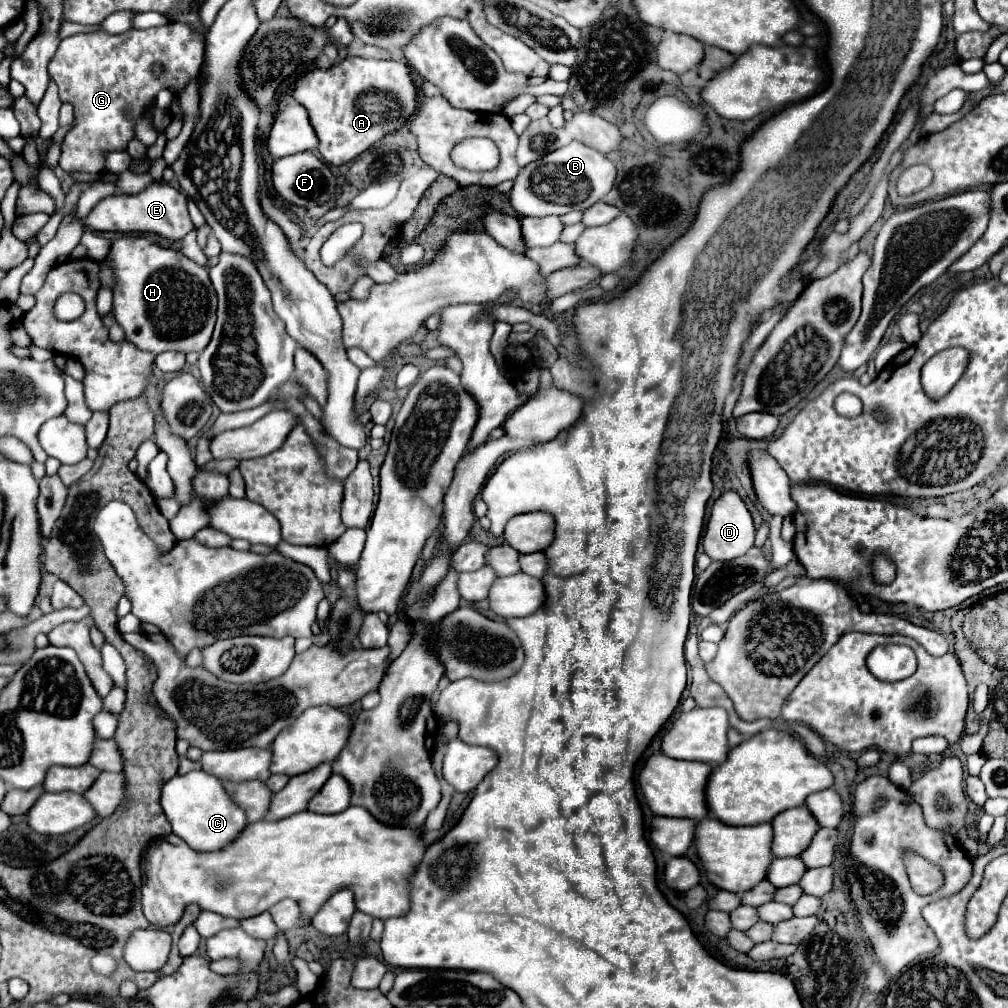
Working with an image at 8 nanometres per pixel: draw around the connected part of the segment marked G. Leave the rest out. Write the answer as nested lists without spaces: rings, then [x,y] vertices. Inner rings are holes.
[[[169,22],[165,26],[149,28],[149,30],[127,30],[123,34],[75,34],[69,36],[71,42],[71,104],[75,106],[77,124],[67,132],[63,140],[63,152],[59,158],[59,166],[65,172],[103,172],[103,156],[111,150],[125,150],[127,142],[133,140],[133,124],[127,120],[127,112],[143,114],[143,108],[155,98],[159,88],[175,88],[179,90],[180,106],[184,115],[183,127],[177,138],[169,140],[163,150],[163,158],[167,166],[171,166],[189,143],[195,122],[199,117],[199,68],[203,62],[203,38],[197,36],[191,28],[181,22]],[[159,64],[161,74],[153,72],[153,66]]]

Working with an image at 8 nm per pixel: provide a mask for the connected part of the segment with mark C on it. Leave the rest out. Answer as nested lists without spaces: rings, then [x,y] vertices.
[[[203,770],[175,776],[161,790],[161,806],[173,826],[173,834],[181,836],[195,850],[219,850],[231,844],[249,824],[245,812],[231,800],[223,782]]]

